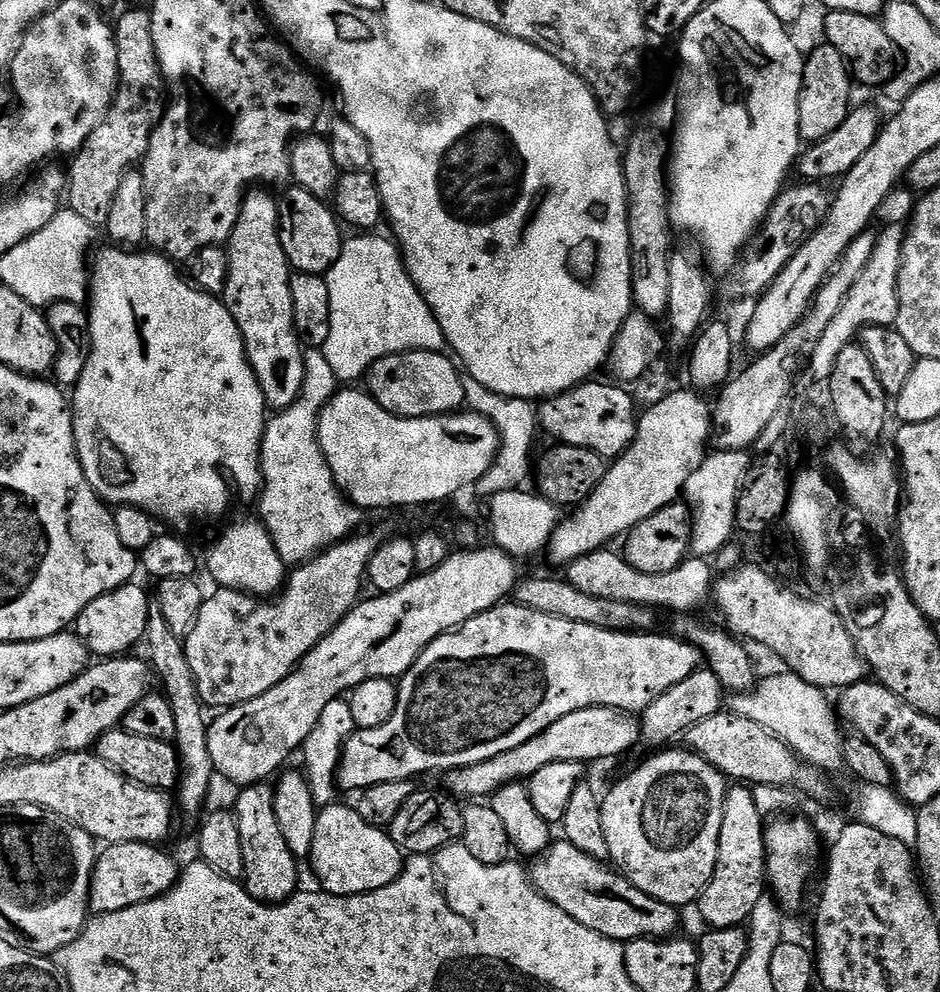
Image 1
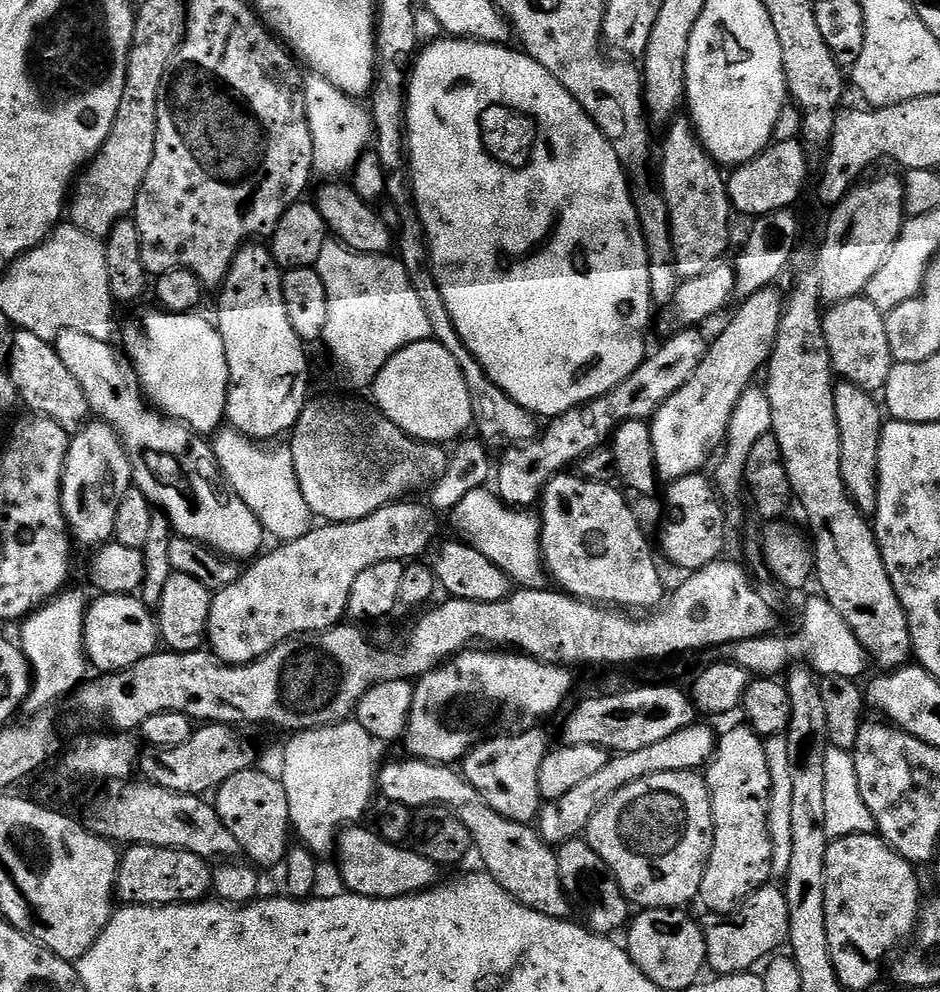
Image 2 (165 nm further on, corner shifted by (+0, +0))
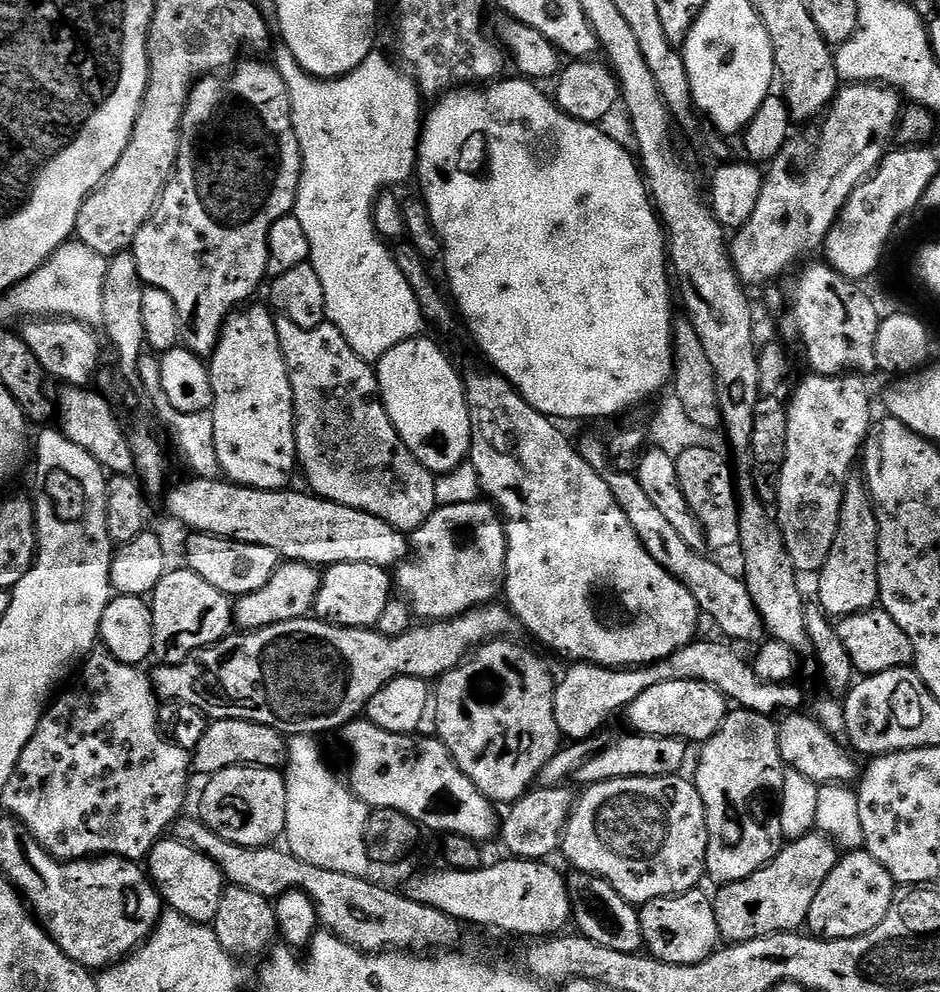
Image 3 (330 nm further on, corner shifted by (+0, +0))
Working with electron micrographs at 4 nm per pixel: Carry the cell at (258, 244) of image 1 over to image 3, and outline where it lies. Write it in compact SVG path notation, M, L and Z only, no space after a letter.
M253 303L251 306L241 307L231 313L224 320L224 329L220 340L216 343L210 357L208 373L212 379L212 448L216 452L216 462L219 471L234 484L244 484L248 488L258 490L270 490L278 492L289 487L292 475L297 475L298 461L296 458L296 415L294 414L294 390L290 386L290 374L286 370L286 358L282 354L282 346L278 342L278 330L276 329L276 316L268 313L262 305Z

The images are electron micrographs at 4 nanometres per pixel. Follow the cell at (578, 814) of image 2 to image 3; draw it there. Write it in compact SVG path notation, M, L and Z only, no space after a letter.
M568 786L558 788L533 787L524 793L515 804L507 809L508 817L503 817L502 823L498 828L499 843L504 843L504 848L509 857L519 858L521 860L543 860L547 861L552 855L559 853L562 848L562 837L564 828L568 825L568 818L572 811L574 803L574 792L568 789Z

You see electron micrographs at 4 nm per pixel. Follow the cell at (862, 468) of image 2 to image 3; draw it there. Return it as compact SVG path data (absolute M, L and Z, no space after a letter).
M853 474L848 480L846 494L842 502L842 514L838 518L838 538L834 538L834 547L830 550L830 558L820 567L816 584L816 596L819 607L829 618L853 616L859 612L867 612L877 607L880 598L878 586L878 562L880 561L880 527L876 517L876 508L872 504L872 495L868 493L867 483L859 475Z

